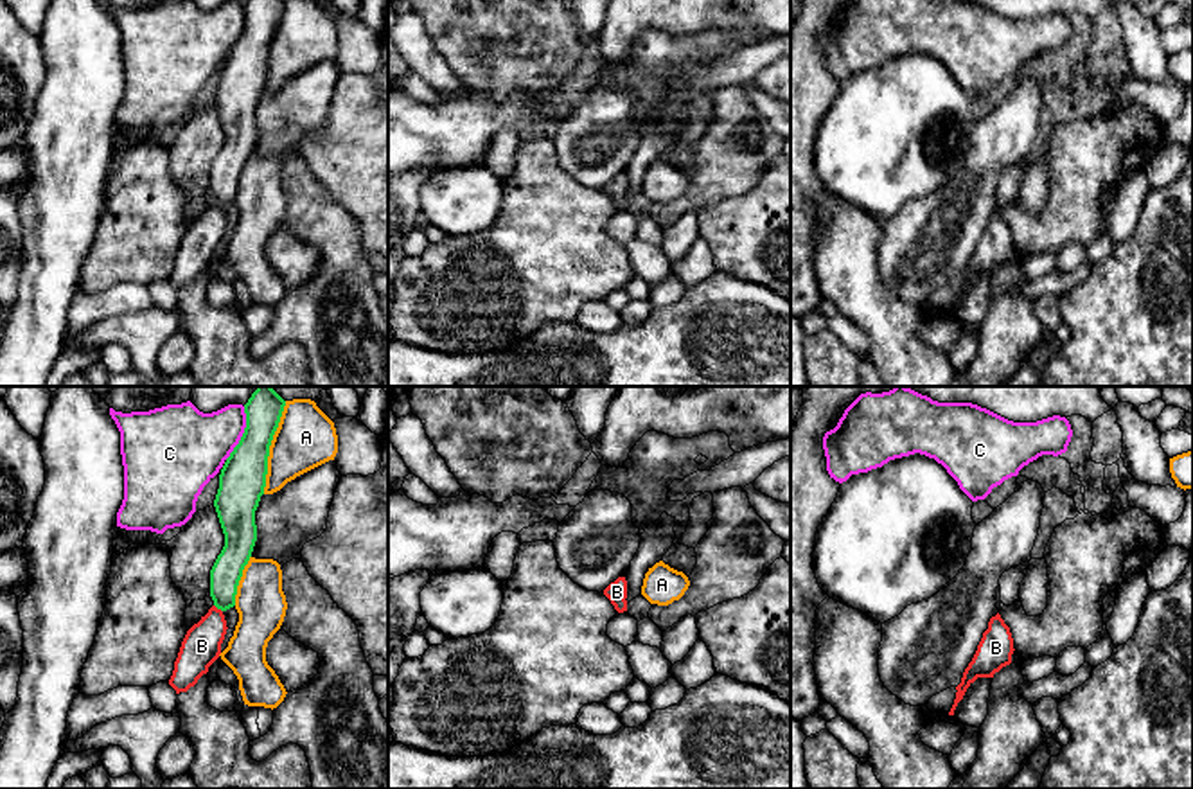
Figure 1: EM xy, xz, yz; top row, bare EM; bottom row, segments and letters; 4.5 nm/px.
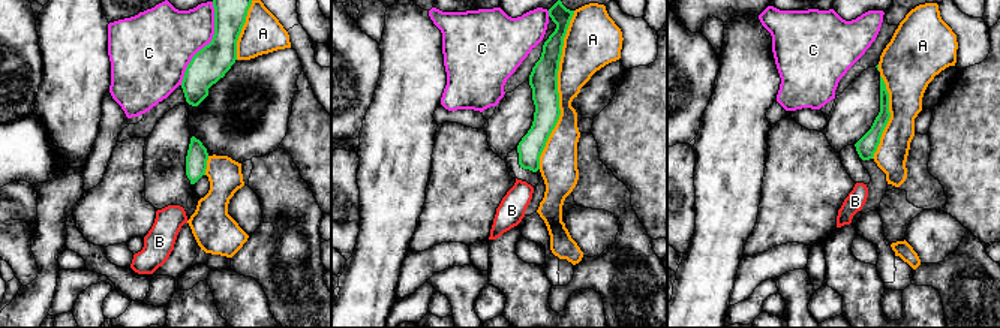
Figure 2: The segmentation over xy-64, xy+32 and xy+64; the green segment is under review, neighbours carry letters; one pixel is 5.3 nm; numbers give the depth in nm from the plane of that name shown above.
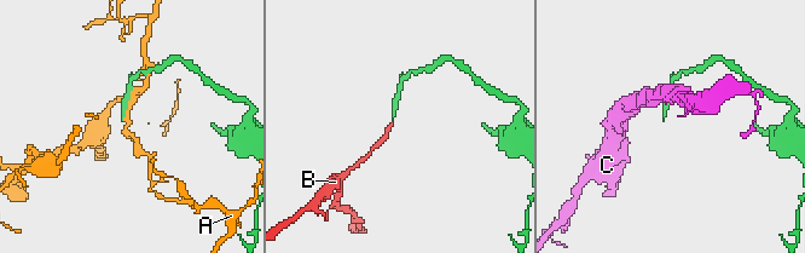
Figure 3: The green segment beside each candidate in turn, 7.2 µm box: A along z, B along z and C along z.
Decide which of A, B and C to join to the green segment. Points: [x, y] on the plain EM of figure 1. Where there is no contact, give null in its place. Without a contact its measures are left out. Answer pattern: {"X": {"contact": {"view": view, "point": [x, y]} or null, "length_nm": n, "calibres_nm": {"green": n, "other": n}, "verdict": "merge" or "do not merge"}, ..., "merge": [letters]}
{"A": {"contact": {"view": "xy", "point": [268, 45]}, "length_nm": 420, "calibres_nm": {"green": 200, "other": 280}, "verdict": "do not merge"}, "B": {"contact": {"view": "xy", "point": [218, 205]}, "length_nm": 50, "calibres_nm": {"green": 140, "other": 180}, "verdict": "merge"}, "C": {"contact": {"view": "xy", "point": [243, 31]}, "length_nm": 260, "calibres_nm": {"green": 200, "other": 340}, "verdict": "do not merge"}, "merge": ["B"]}

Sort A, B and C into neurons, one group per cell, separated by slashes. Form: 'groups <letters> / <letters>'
groups A / B / C

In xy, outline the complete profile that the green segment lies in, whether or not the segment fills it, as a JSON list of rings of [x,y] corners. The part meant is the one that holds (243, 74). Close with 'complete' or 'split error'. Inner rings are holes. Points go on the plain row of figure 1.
[[[246,0],[246,25],[226,56],[214,104],[225,131],[225,144],[210,167],[214,203],[194,221],[180,244],[169,282],[187,289],[219,255],[226,232],[225,208],[235,203],[237,183],[255,138],[255,108],[266,84],[268,54],[286,0]]]; split error

